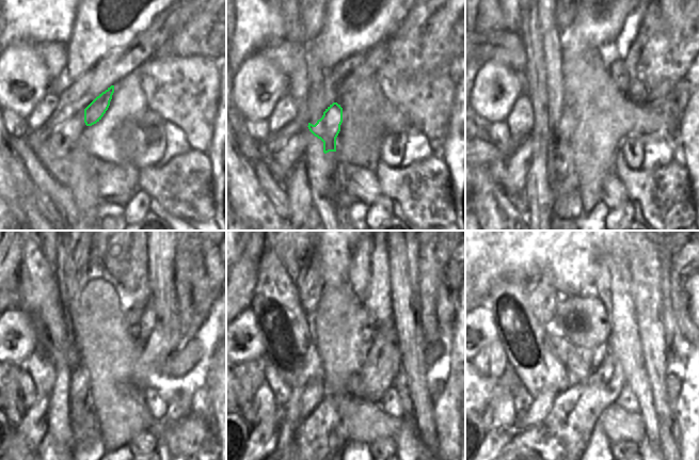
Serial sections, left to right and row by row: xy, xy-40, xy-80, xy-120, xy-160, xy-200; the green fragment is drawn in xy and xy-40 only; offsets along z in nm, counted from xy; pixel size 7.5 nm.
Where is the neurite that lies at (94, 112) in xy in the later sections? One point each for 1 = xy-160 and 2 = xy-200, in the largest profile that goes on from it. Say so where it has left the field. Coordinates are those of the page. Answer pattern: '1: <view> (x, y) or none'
1: xy-160 (315, 390)
2: xy-200 (541, 405)

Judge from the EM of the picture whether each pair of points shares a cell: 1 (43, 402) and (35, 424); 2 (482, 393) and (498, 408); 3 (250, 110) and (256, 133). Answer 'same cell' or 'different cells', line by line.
1: same cell
2: different cells
3: different cells

